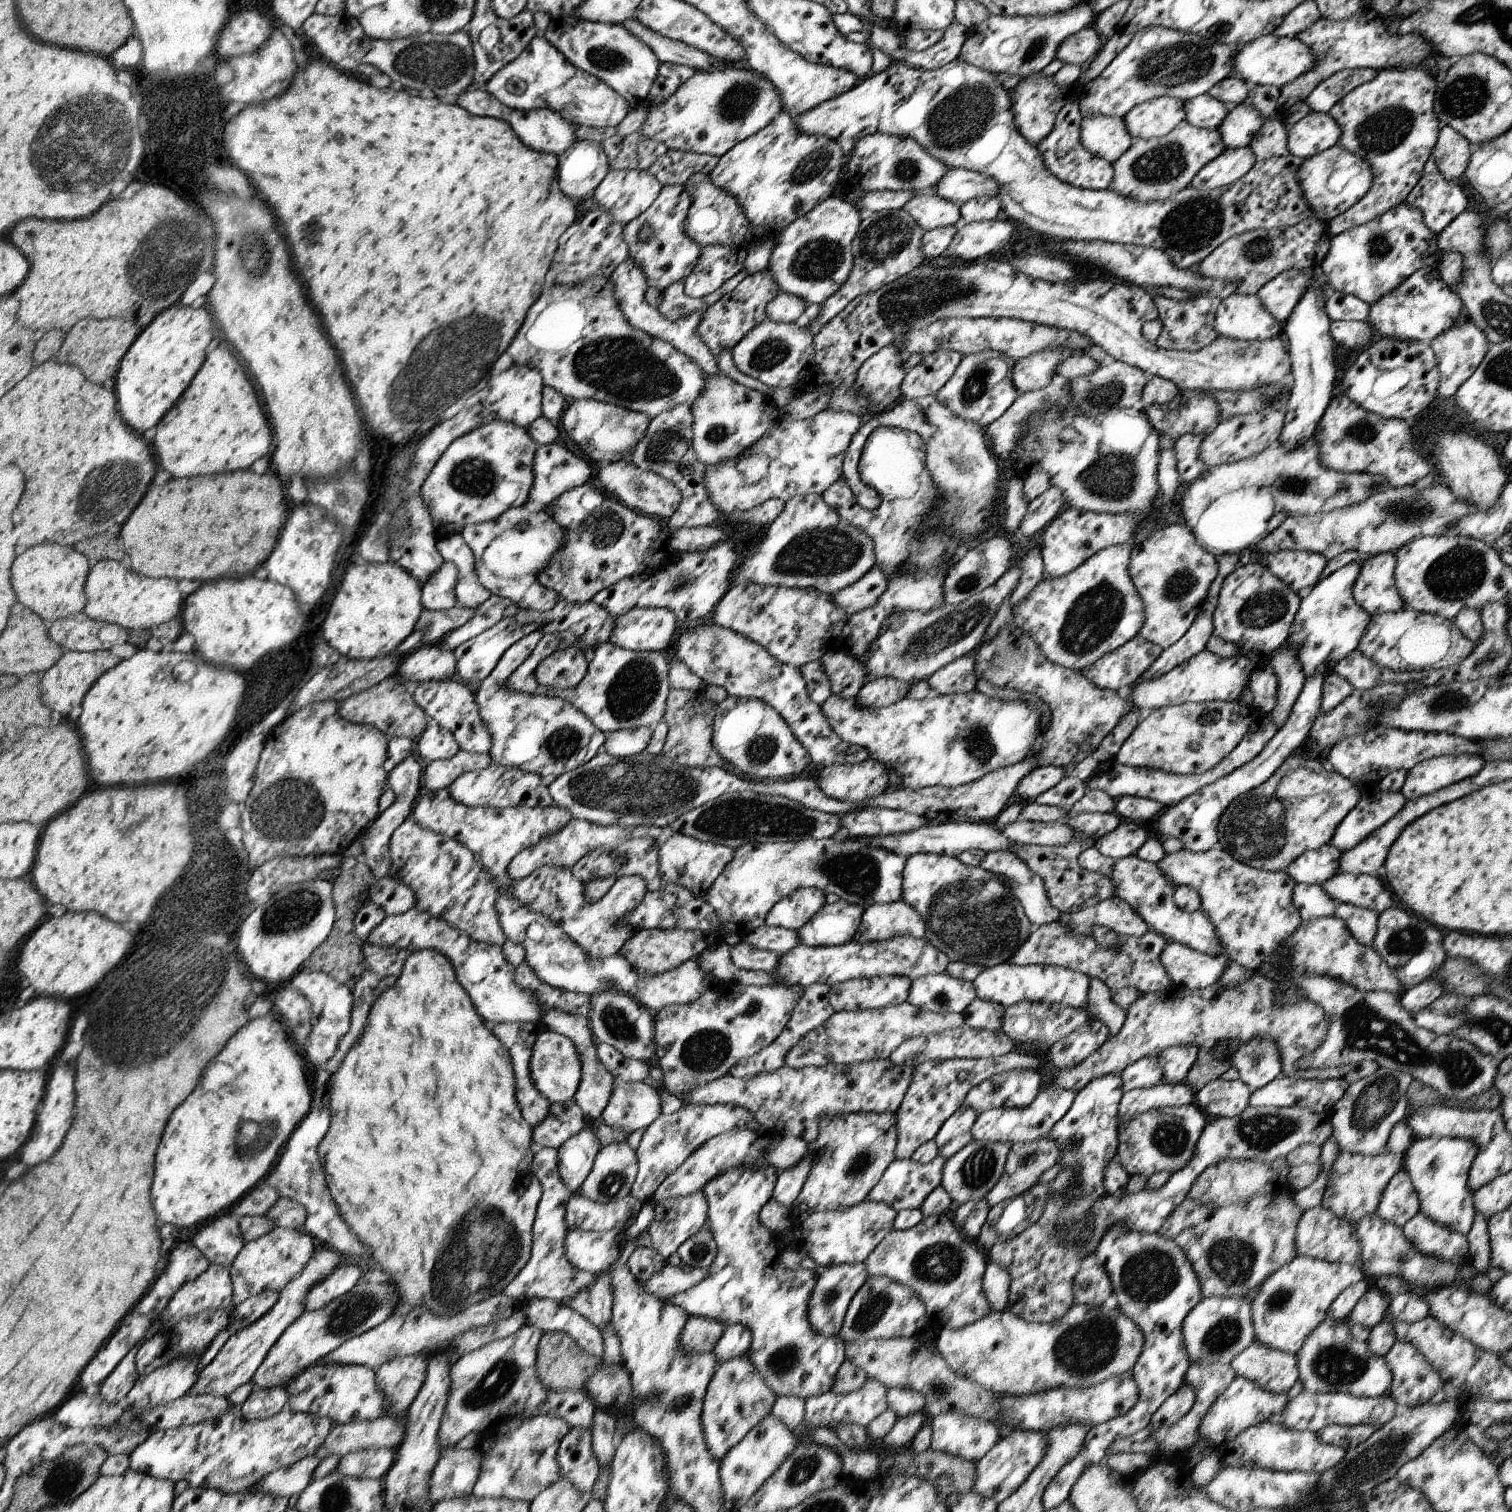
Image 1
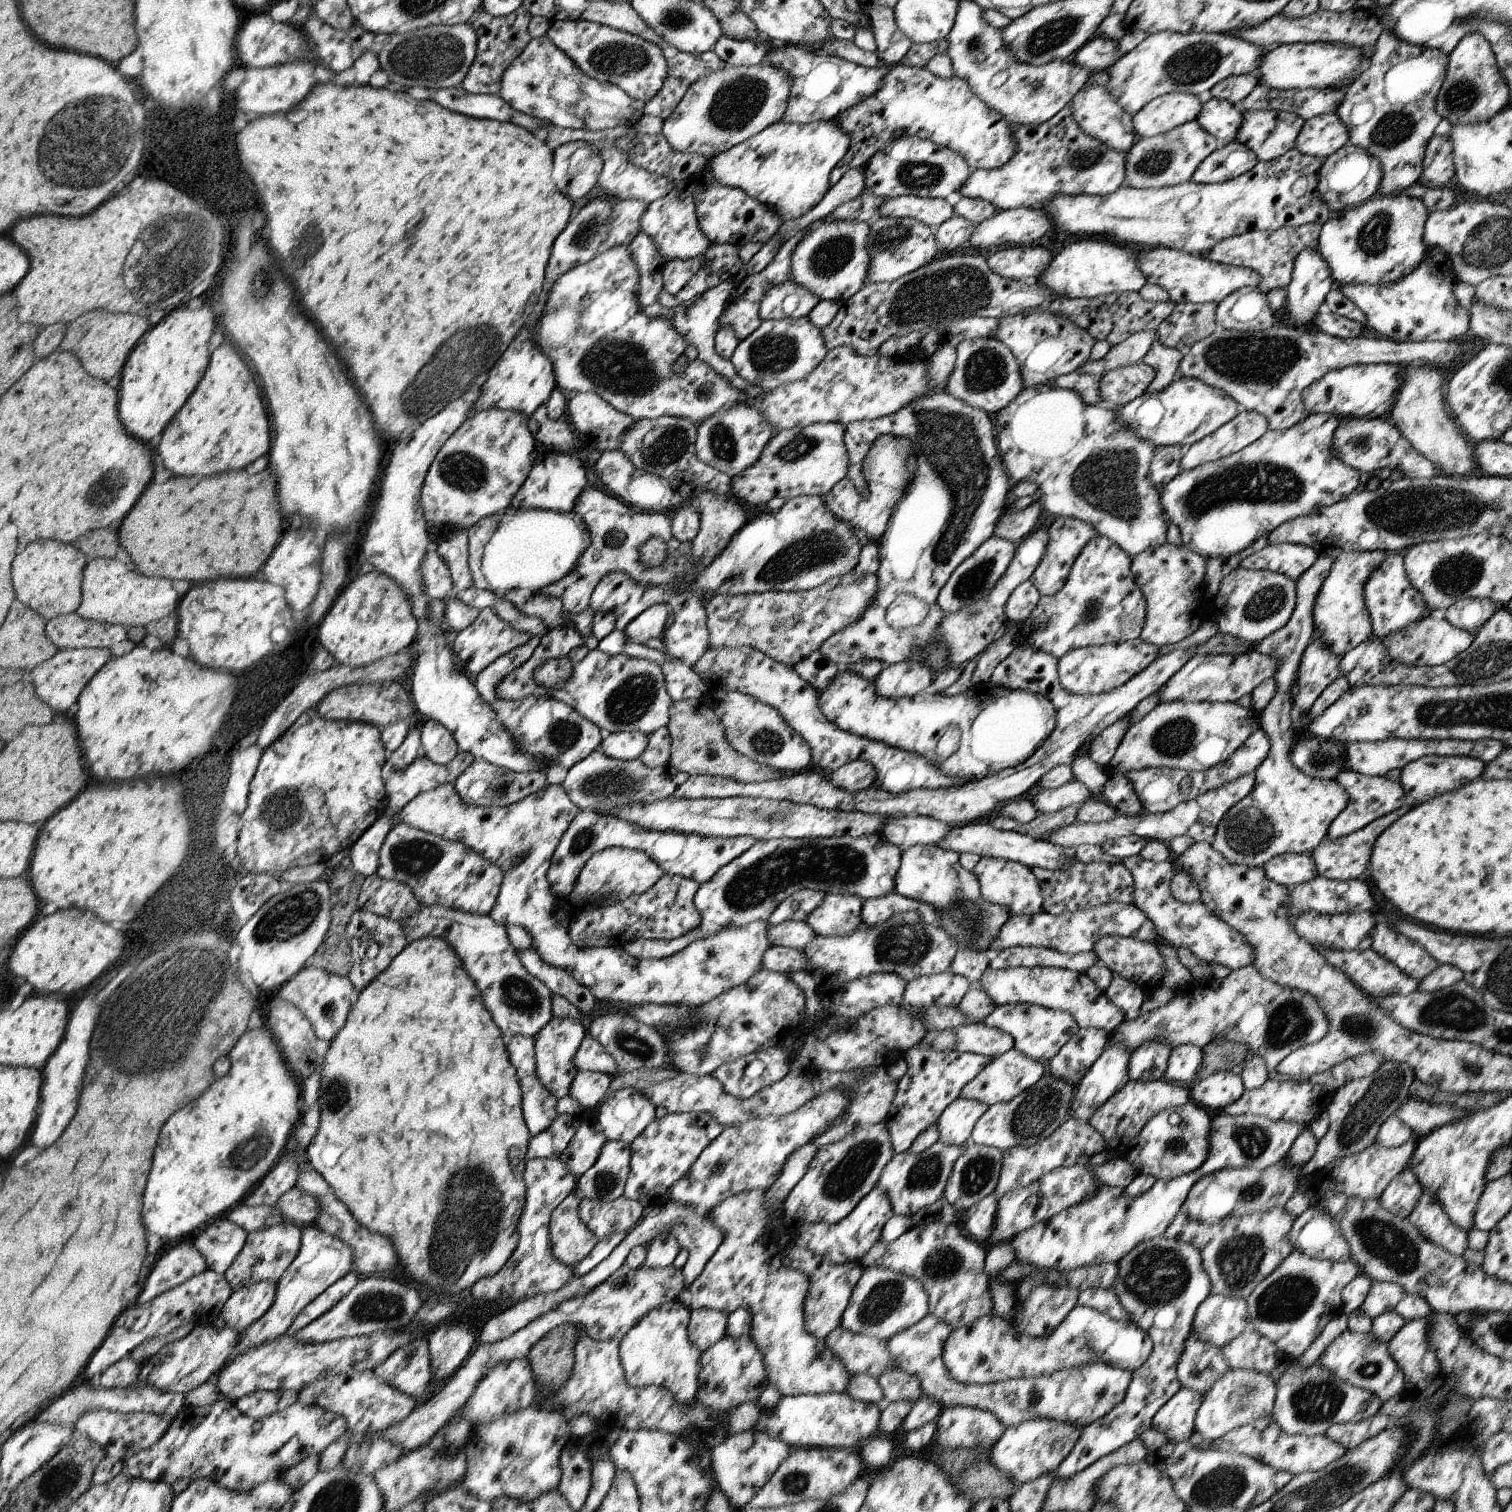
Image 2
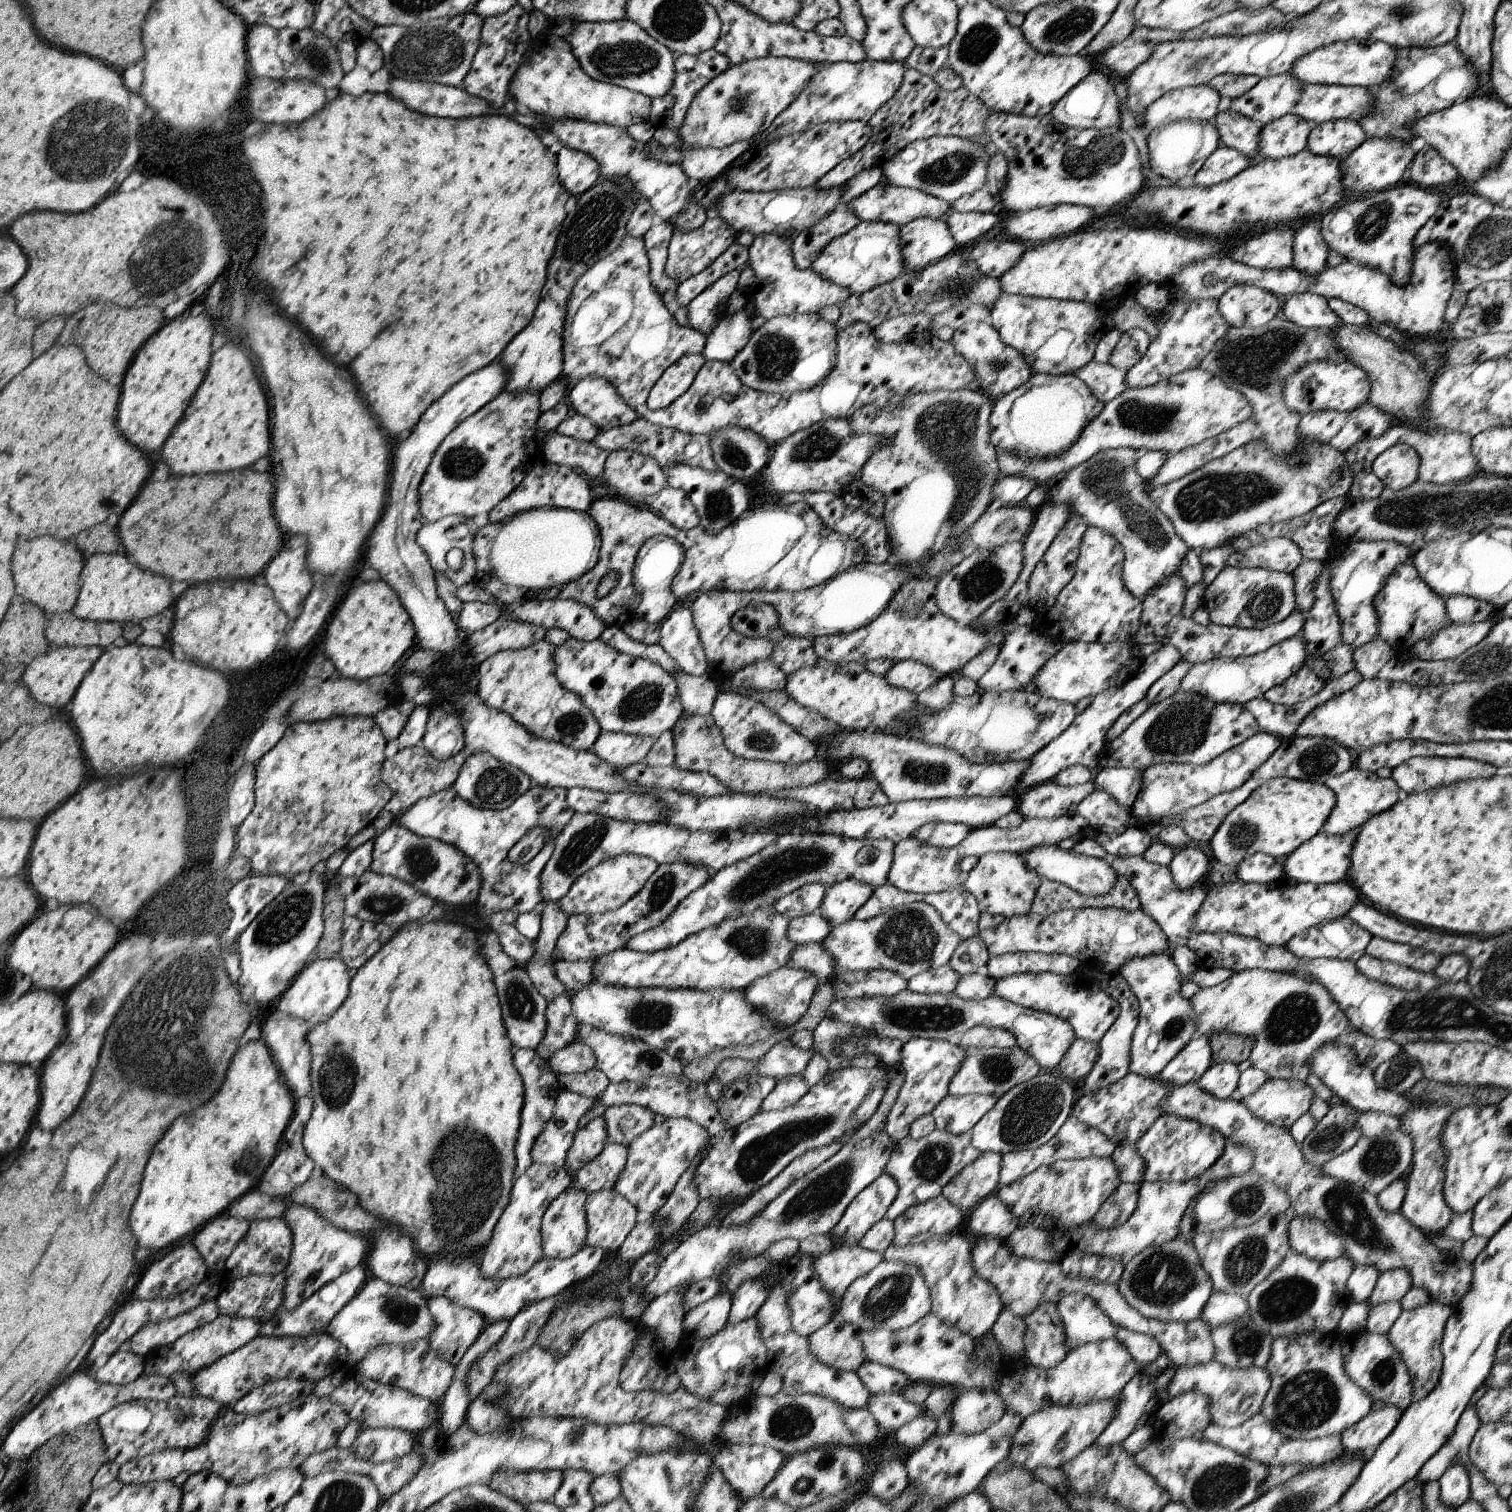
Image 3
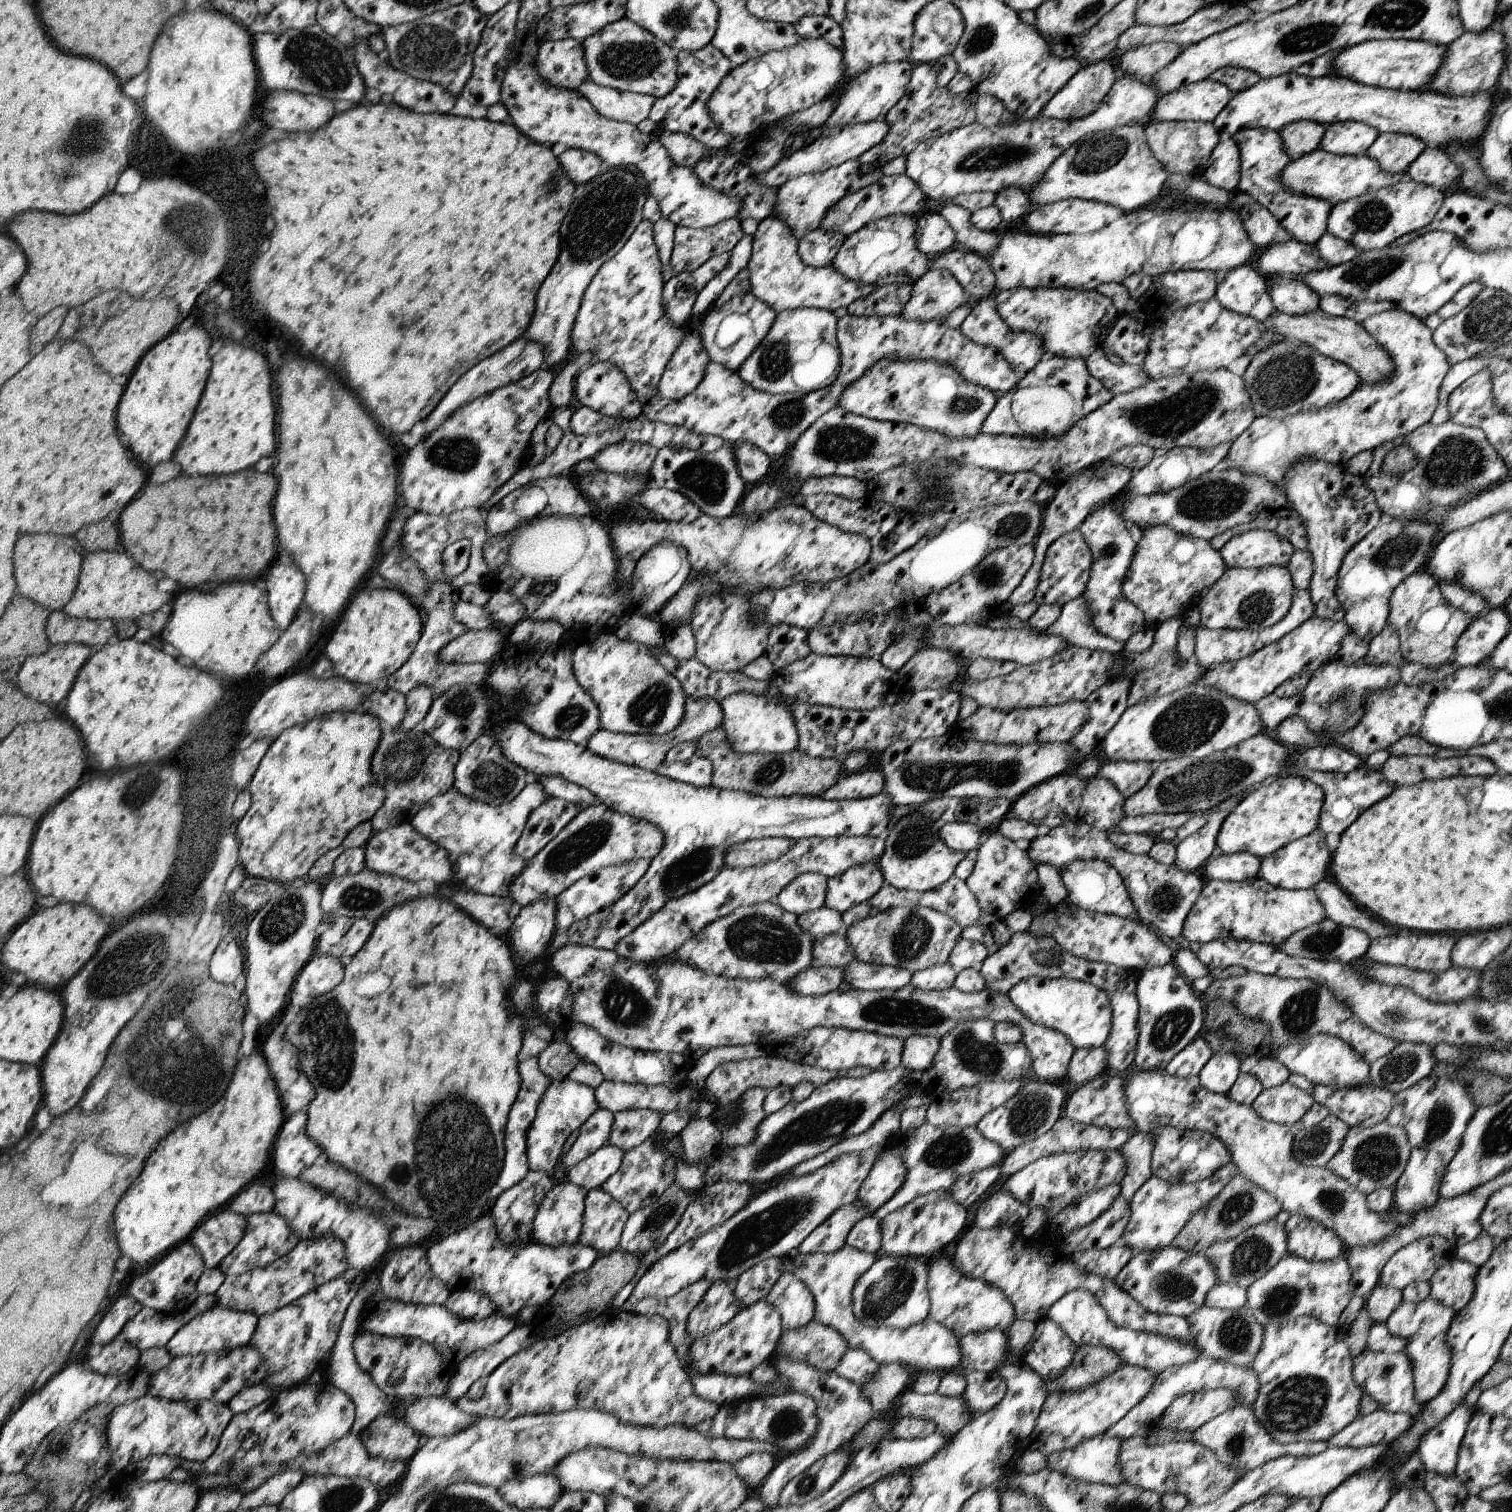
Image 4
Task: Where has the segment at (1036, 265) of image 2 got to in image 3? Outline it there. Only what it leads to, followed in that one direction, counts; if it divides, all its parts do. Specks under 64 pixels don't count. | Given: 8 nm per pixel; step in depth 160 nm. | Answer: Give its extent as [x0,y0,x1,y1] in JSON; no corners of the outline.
[970,239,1027,278]

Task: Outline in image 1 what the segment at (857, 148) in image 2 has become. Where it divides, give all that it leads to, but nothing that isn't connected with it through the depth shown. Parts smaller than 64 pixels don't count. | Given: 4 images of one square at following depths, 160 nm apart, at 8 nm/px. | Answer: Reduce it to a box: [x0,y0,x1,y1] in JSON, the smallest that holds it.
[796,57,1313,268]

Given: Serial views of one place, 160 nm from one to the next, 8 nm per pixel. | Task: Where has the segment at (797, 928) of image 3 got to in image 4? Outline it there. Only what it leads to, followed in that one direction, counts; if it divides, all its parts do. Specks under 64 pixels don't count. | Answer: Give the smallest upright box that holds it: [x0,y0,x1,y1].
[799,906,844,940]

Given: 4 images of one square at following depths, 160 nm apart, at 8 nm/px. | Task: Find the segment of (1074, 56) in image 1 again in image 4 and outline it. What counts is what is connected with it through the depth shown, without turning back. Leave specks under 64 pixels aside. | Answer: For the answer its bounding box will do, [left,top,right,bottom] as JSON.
[1118,41,1184,82]

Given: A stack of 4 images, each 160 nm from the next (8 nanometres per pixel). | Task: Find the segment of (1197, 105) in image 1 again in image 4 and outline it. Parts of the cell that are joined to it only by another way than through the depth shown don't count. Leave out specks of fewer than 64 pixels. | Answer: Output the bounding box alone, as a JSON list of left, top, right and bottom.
[1233,128,1332,245]

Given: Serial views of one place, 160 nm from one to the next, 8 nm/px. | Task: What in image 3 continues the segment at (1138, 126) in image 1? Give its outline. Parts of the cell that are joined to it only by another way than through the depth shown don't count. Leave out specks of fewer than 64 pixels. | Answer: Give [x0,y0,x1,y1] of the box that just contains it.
[1142,85,1220,132]

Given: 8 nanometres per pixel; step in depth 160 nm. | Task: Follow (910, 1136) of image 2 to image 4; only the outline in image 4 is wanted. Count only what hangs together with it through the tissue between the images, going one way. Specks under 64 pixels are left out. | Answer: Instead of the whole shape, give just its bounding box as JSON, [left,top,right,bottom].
[901,1034,941,1070]

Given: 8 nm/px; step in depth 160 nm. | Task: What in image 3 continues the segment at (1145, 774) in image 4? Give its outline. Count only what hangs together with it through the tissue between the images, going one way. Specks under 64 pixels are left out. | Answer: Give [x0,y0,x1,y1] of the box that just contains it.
[1092,768,1144,809]

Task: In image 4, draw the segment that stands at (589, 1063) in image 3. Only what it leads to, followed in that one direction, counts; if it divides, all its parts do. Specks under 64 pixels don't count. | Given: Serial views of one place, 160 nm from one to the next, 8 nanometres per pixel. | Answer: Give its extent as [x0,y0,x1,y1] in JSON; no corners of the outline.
[538,1039,581,1078]

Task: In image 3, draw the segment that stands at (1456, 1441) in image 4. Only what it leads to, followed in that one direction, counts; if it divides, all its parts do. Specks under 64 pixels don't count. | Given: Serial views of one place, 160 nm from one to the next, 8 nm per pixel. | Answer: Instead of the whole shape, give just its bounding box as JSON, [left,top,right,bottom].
[1439,1462,1471,1508]

